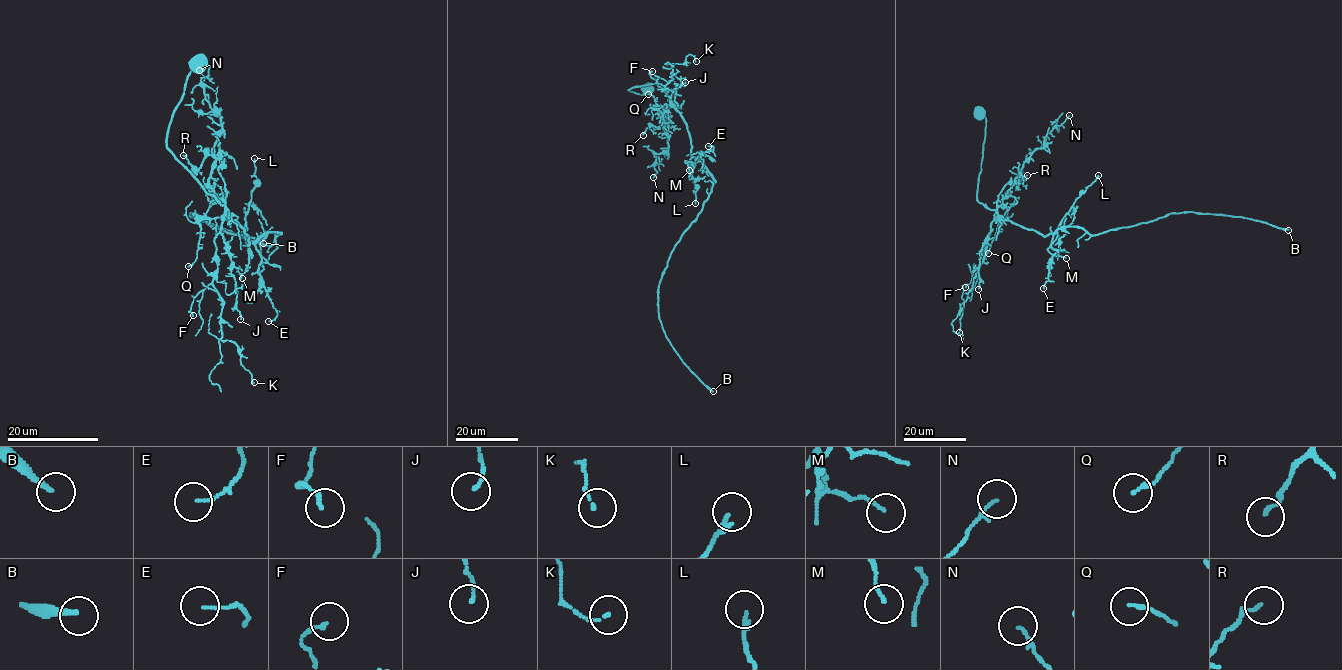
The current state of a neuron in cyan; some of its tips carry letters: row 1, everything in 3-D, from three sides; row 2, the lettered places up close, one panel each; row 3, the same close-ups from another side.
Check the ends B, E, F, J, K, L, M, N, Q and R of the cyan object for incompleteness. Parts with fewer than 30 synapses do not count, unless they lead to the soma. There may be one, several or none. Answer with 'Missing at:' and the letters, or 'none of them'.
Missing at: B

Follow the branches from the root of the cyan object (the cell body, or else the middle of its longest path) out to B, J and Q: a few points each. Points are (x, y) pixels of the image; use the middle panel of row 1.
B: (713, 184), (702, 211), (671, 254), (658, 285), (658, 318), (670, 345), (685, 365), (713, 391)
J: (713, 184), (711, 174), (691, 155), (687, 126), (668, 96), (677, 85), (685, 82)
Q: (713, 184), (711, 174), (691, 154), (691, 138), (683, 117), (669, 105), (655, 107), (654, 96), (648, 94)

